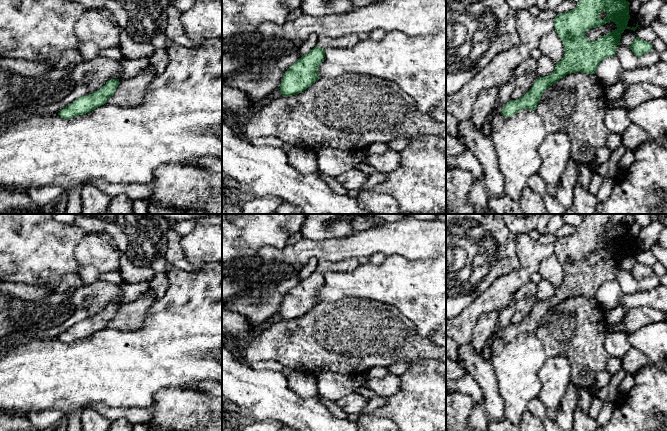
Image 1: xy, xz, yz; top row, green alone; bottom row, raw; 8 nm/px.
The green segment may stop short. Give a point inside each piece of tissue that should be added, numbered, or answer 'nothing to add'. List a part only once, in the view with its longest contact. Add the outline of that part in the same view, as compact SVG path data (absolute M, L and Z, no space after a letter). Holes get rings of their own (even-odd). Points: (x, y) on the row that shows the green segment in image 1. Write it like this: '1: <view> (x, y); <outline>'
1: xz (324, 41); M356 34L343 36L340 38L330 38L326 35L318 35L317 46L326 50L329 47L351 48L357 44L359 37Z

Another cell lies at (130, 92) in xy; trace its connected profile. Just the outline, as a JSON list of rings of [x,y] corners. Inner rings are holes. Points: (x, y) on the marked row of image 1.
[[[149,65],[134,77],[119,79],[119,85],[116,88],[114,95],[107,100],[106,104],[121,107],[140,105],[154,78],[155,76],[151,70],[151,65]]]

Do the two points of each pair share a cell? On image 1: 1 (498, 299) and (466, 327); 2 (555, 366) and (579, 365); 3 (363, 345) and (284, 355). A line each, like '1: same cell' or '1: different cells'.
1: same cell
2: different cells
3: same cell

